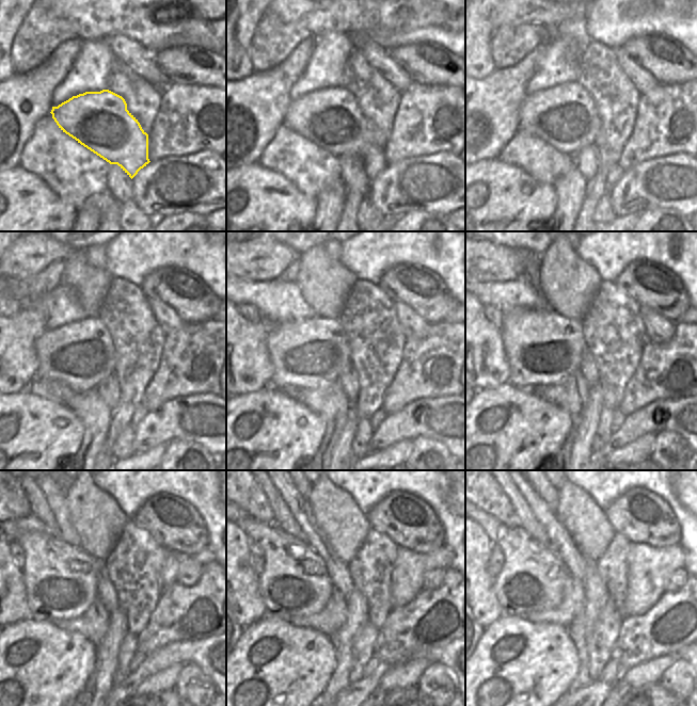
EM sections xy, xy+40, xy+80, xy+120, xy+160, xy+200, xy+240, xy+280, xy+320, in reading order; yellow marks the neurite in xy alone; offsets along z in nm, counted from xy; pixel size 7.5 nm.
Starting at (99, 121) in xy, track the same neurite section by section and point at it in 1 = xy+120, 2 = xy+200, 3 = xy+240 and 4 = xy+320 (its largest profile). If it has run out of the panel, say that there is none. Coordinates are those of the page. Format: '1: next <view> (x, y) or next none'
1: next xy+120 (80, 354)
2: next xy+200 (542, 348)
3: next xy+240 (61, 580)
4: next xy+320 (533, 578)

